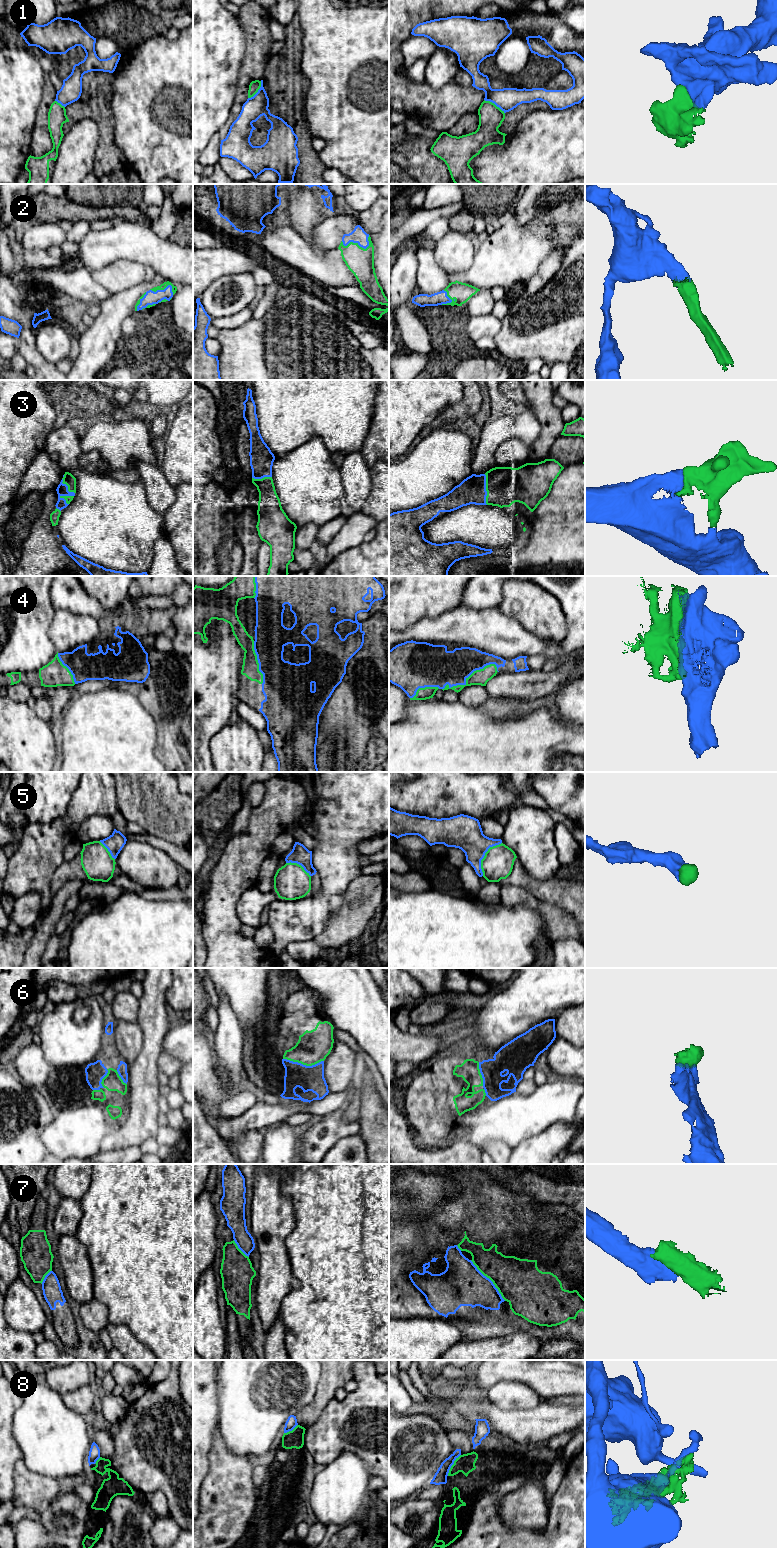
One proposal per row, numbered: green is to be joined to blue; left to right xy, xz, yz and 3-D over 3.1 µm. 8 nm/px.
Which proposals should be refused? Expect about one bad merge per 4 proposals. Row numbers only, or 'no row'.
1, 7, 8

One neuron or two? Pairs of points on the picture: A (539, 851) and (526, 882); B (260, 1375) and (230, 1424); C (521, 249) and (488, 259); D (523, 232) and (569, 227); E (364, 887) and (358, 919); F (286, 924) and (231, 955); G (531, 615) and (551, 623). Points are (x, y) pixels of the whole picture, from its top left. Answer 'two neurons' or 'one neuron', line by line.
A: two neurons
B: one neuron
C: one neuron
D: two neurons
E: one neuron
F: two neurons
G: one neuron

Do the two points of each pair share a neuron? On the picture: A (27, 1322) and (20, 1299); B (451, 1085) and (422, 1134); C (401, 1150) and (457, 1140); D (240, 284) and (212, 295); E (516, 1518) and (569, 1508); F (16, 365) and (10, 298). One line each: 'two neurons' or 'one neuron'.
A: one neuron
B: one neuron
C: one neuron
D: one neuron
E: two neurons
F: two neurons

